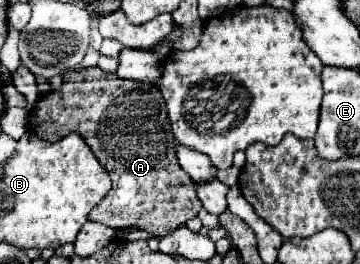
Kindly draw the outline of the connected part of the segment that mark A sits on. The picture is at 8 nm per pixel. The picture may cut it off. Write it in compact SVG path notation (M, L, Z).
M98 66L78 68L64 74L64 84L60 90L52 90L50 94L40 98L38 106L30 112L28 124L30 130L46 142L58 142L70 132L78 132L86 140L94 156L102 160L102 166L112 178L112 188L102 198L102 202L94 206L88 214L88 220L92 222L100 222L116 230L126 226L138 226L148 234L160 238L184 226L186 220L194 218L202 210L202 202L196 196L196 184L178 164L166 102L154 84L122 80L112 72L102 72L102 68Z

